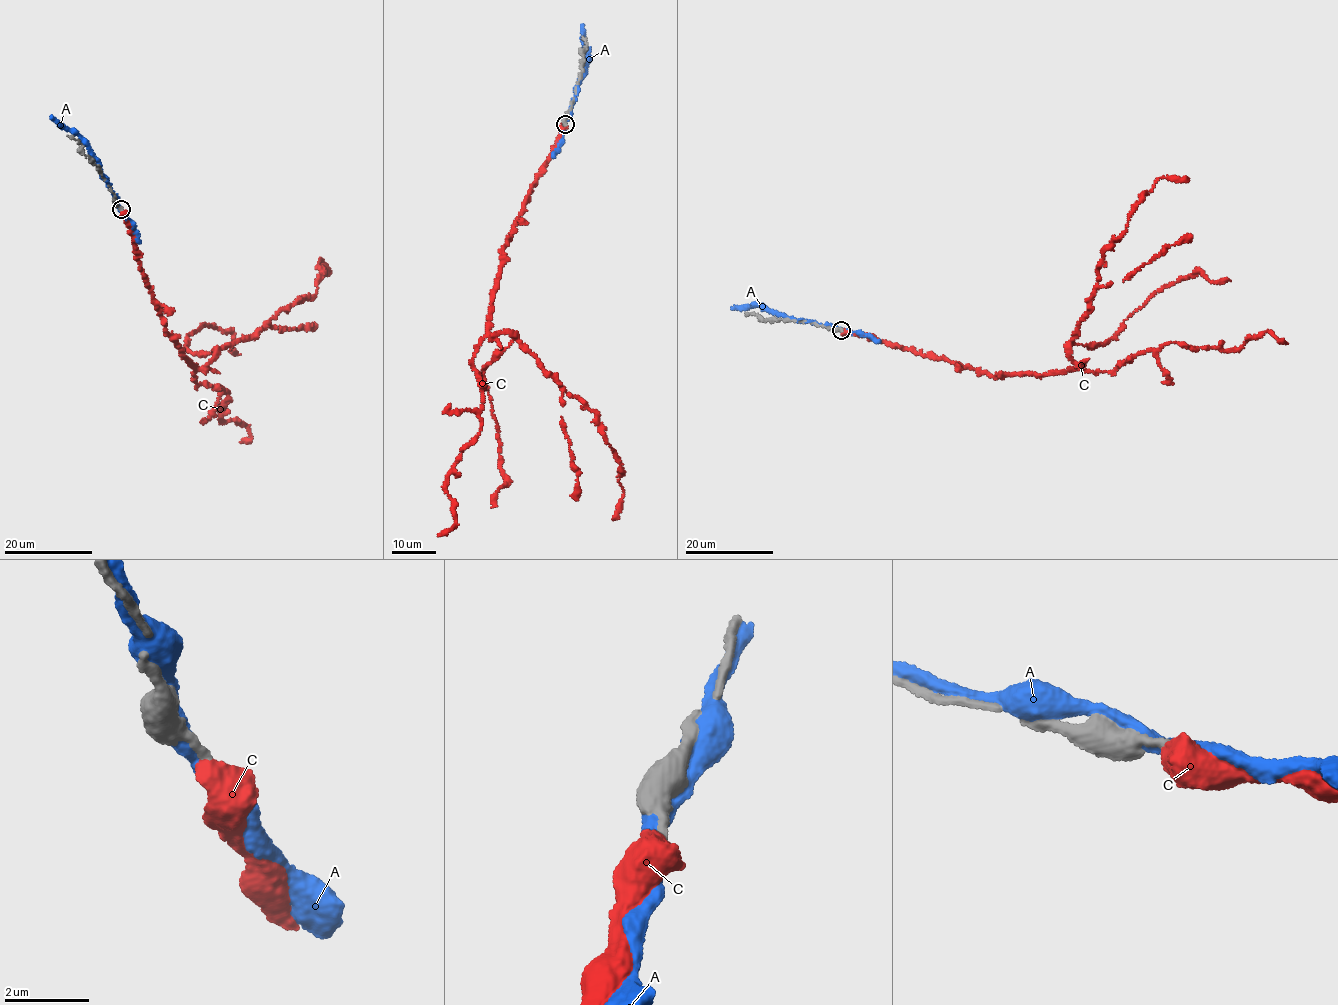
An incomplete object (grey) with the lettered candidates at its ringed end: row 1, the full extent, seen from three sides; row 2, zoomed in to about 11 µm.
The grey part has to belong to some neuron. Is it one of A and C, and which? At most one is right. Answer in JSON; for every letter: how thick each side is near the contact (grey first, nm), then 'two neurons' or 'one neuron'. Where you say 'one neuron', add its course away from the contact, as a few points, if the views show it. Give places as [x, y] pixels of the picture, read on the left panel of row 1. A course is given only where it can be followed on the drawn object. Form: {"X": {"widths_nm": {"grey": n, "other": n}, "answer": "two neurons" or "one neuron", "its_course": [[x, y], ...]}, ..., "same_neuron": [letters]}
{"A": {"widths_nm": {"grey": 550, "other": 400}, "answer": "two neurons"}, "C": {"widths_nm": {"grey": 200, "other": 600}, "answer": "two neurons"}, "same_neuron": []}

